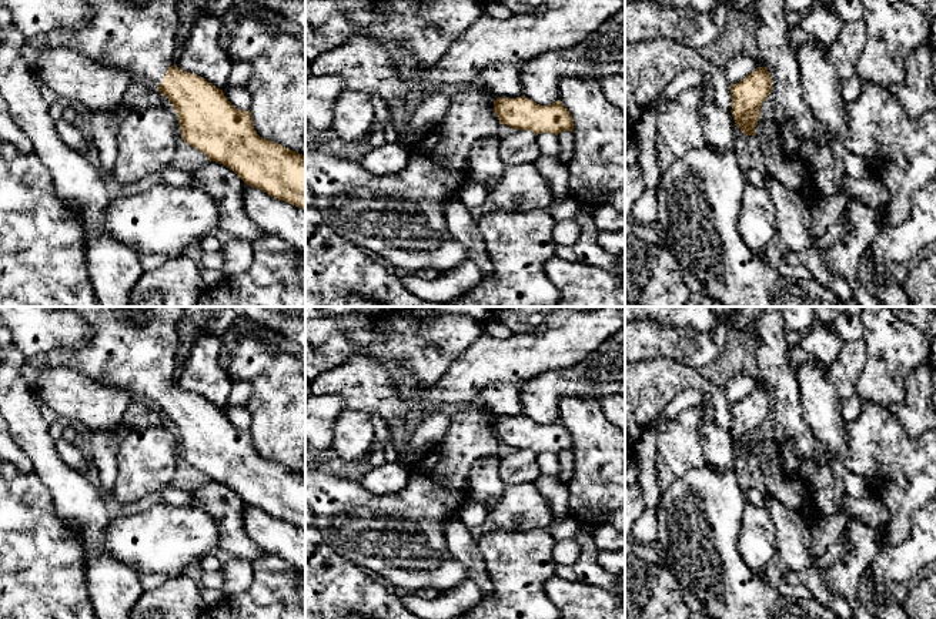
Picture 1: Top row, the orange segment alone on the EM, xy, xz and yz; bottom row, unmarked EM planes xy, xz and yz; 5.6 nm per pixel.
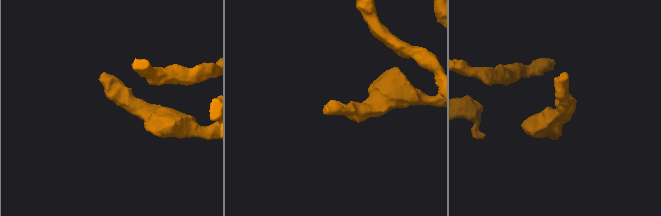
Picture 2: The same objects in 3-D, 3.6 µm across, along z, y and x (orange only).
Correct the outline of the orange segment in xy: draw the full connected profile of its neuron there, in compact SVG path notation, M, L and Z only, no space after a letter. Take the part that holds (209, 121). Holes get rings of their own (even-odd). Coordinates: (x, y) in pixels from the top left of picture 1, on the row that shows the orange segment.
M84 0L93 11L87 27L57 30L27 39L23 56L36 71L37 57L47 47L68 47L97 63L128 71L158 86L176 108L183 140L215 161L230 167L250 187L305 210L305 157L278 143L265 140L254 130L251 111L235 108L205 78L176 66L176 34L180 27L180 0Z

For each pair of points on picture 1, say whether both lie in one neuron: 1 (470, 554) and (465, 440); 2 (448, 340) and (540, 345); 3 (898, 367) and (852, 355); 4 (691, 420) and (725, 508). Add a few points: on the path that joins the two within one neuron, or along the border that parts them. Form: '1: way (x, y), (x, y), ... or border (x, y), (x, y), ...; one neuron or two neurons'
1: border (457, 518), (444, 524), (444, 539), (450, 552); two neurons
2: border (481, 335), (451, 365); two neurons
3: border (862, 340), (863, 368), (859, 372), (856, 391); two neurons
4: border (705, 462), (688, 469), (677, 481); two neurons

